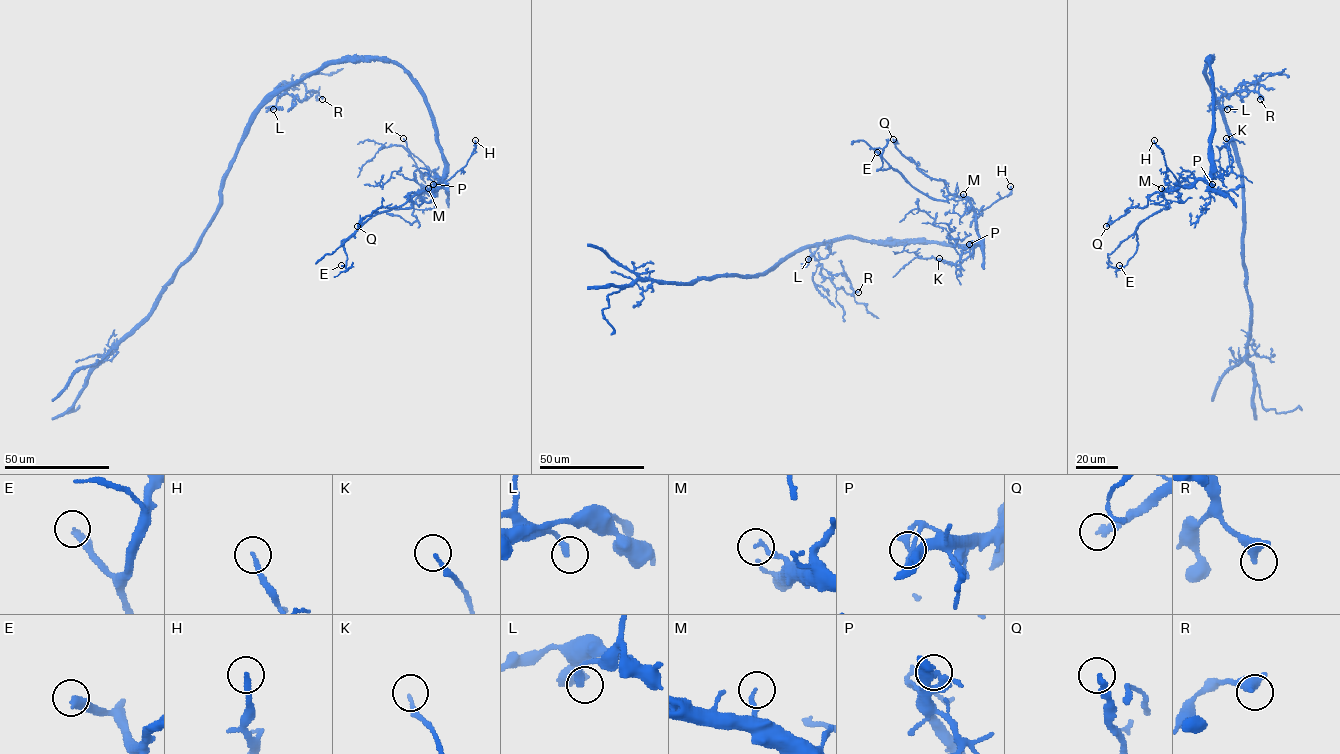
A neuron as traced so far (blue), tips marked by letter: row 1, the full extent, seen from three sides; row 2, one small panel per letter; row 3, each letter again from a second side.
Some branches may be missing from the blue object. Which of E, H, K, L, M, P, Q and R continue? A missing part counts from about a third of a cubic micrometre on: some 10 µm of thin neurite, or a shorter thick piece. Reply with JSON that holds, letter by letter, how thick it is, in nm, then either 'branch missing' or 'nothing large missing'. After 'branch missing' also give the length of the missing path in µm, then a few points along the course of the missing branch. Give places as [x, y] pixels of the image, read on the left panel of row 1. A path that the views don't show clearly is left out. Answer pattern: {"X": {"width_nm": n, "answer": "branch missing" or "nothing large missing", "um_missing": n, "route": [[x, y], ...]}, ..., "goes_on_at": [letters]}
{"E": {"width_nm": 340, "answer": "branch missing", "um_missing": 25, "route": [[341, 265], [327, 266], [319, 272]]}, "H": {"width_nm": 190, "answer": "branch missing", "um_missing": 10, "route": [[475, 140], [463, 131]]}, "K": {"width_nm": 140, "answer": "branch missing", "um_missing": 20, "route": [[403, 138], [391, 119], [400, 126]]}, "L": {"width_nm": 240, "answer": "nothing large missing"}, "M": {"width_nm": 140, "answer": "nothing large missing"}, "P": {"width_nm": 260, "answer": "nothing large missing"}, "Q": {"width_nm": 240, "answer": "branch missing", "um_missing": 90, "route": [[357, 226], [357, 252], [369, 266], [373, 267], [380, 261], [376, 251], [359, 242], [354, 249], [354, 259]]}, "R": {"width_nm": 480, "answer": "nothing large missing"}, "goes_on_at": ["E", "H", "K", "Q"]}

